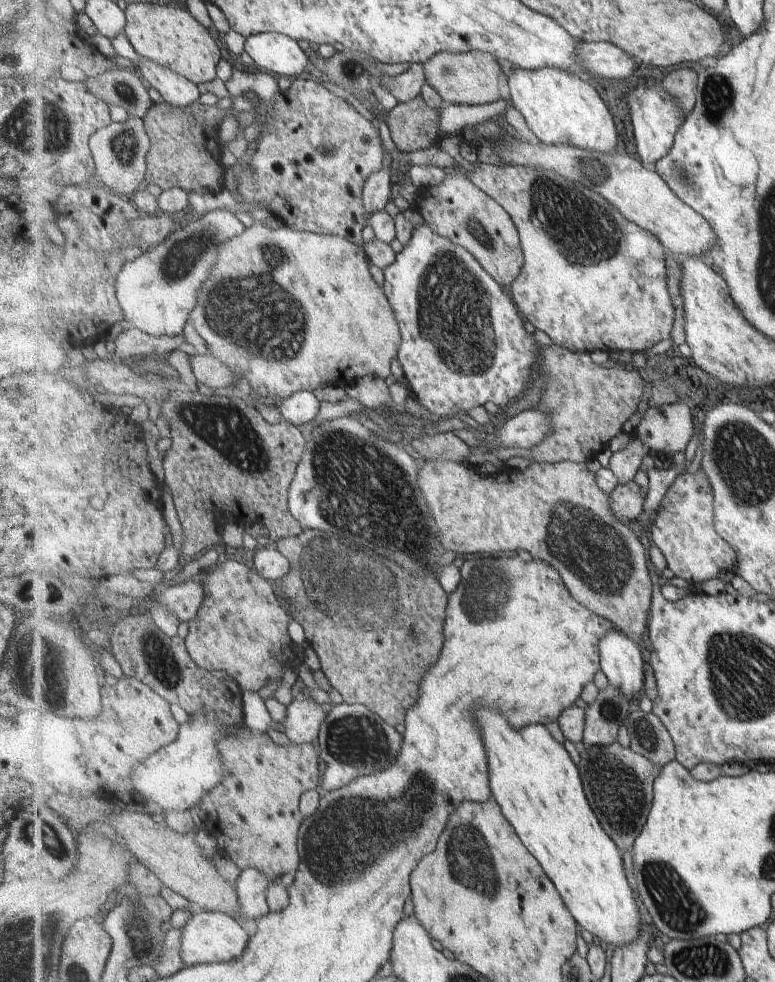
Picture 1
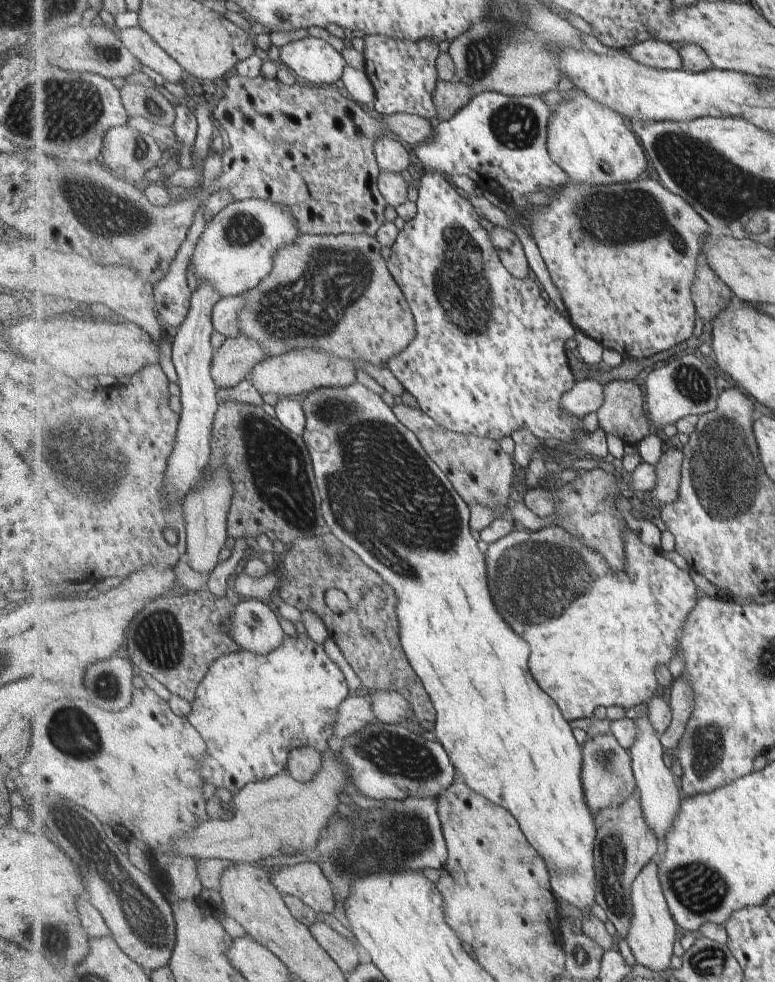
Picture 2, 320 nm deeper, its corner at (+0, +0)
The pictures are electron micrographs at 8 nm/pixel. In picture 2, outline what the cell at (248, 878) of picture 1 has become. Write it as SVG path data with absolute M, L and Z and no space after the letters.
M301 863L272 869L272 881L282 895L295 895L318 912L339 917L333 888L318 863Z

